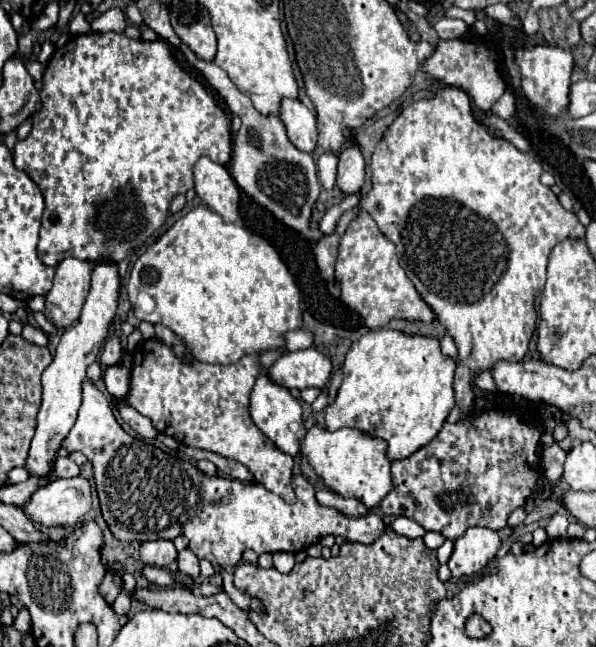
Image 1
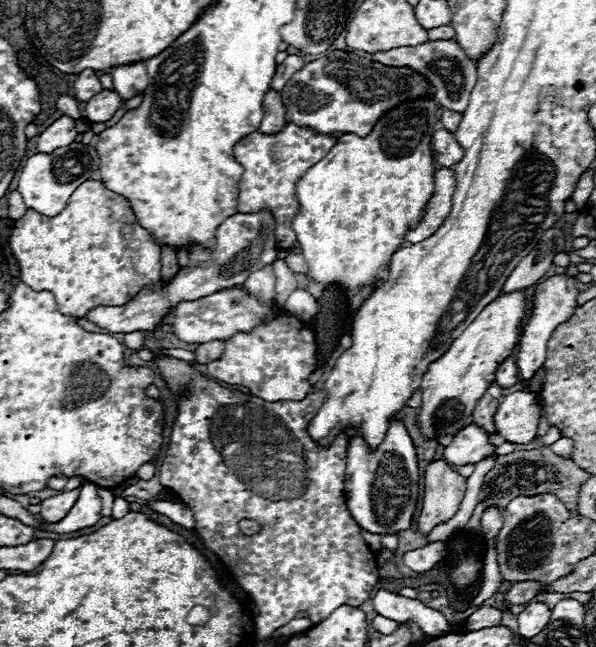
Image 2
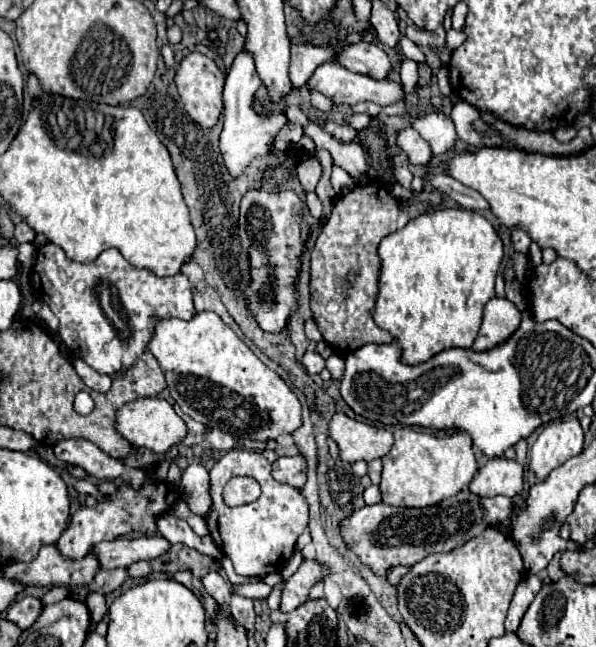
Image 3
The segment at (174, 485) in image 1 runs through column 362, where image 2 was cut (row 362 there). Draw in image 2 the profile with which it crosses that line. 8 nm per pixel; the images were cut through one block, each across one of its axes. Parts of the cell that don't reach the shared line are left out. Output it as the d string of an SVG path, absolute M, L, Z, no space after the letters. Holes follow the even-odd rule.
M554 276L538 286L536 298L534 298L534 310L530 320L524 324L522 334L520 334L520 344L518 344L518 354L516 354L516 366L518 374L522 380L530 380L546 360L546 342L554 328L562 322L566 322L576 308L576 298L578 298L578 288L570 276Z

